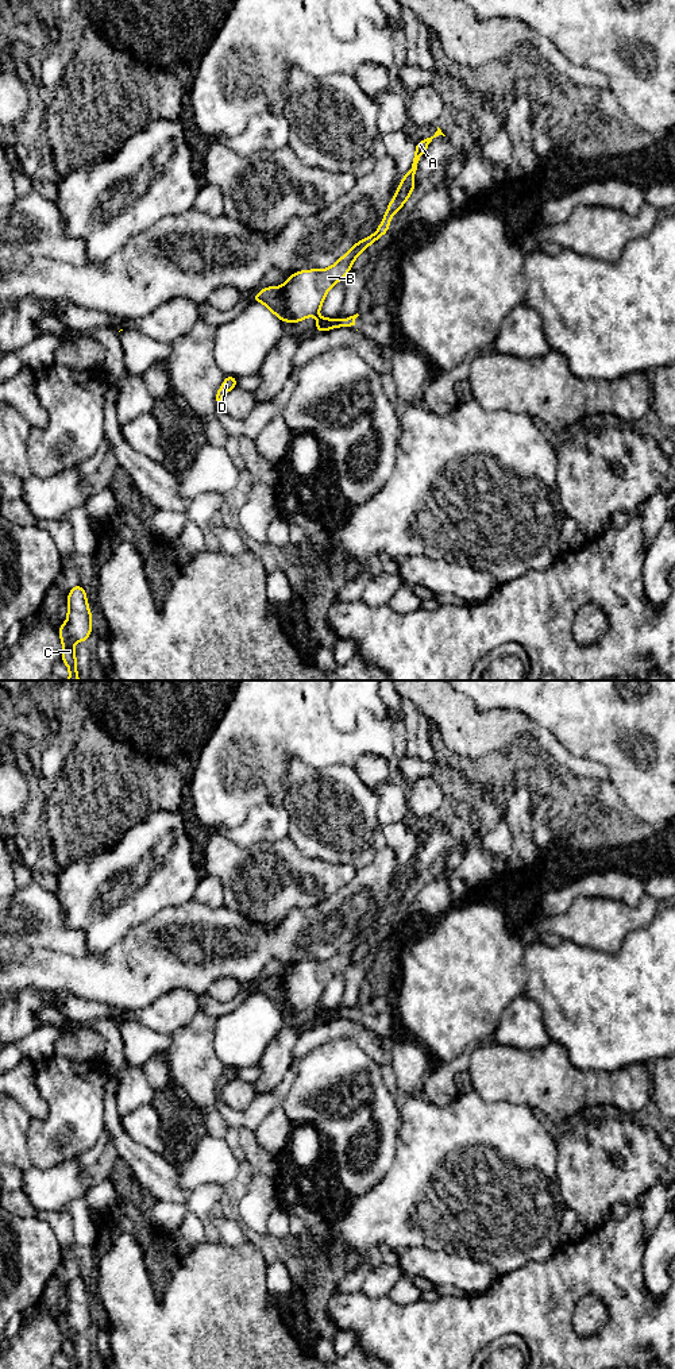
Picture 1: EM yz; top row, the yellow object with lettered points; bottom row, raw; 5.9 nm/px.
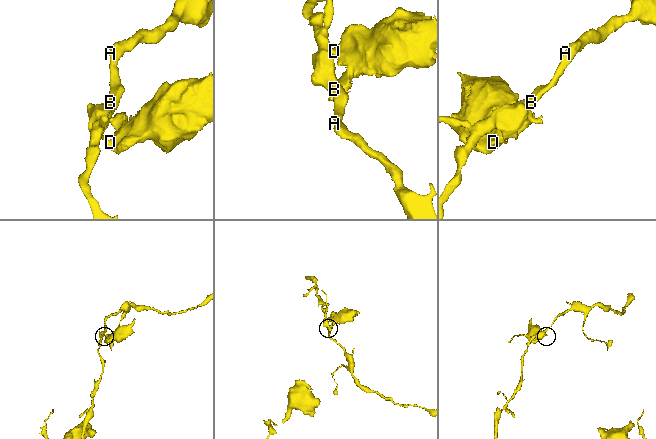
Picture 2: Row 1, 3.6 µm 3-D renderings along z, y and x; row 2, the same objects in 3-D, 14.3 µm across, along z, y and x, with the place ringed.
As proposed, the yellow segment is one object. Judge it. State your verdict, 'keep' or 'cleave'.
cleave

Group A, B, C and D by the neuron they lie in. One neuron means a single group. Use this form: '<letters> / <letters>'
A B C / D

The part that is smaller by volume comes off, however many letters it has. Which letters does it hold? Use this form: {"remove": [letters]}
{"remove": ["D"]}

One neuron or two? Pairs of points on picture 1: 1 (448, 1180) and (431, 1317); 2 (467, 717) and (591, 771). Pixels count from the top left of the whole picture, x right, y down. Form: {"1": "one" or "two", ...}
{"1": "two", "2": "one"}

